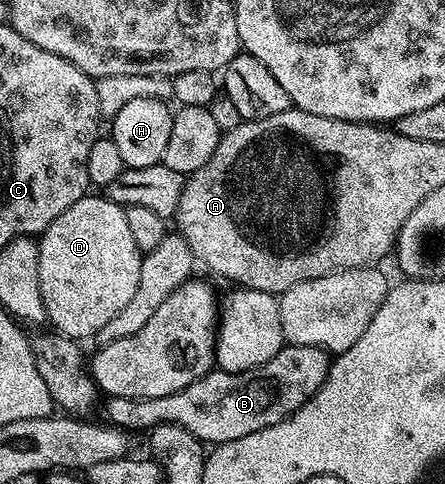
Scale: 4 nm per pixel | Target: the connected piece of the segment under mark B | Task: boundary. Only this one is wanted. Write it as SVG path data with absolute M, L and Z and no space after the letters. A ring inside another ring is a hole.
M287 344L259 368L244 373L213 369L170 396L137 399L109 396L104 409L105 418L128 431L148 431L158 424L176 423L203 443L223 445L232 439L244 439L244 435L275 425L294 413L321 387L327 377L329 362L329 354L323 349Z

